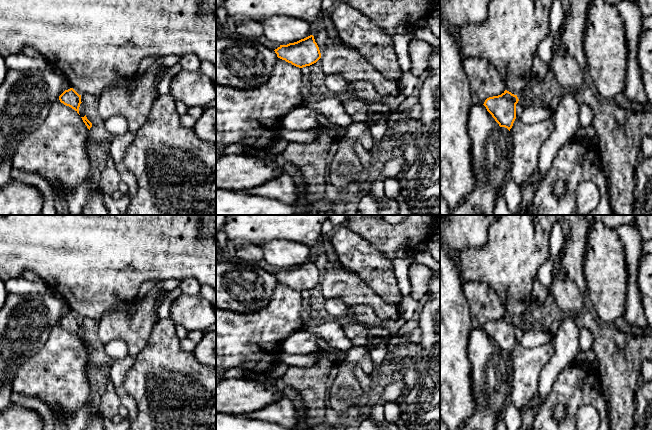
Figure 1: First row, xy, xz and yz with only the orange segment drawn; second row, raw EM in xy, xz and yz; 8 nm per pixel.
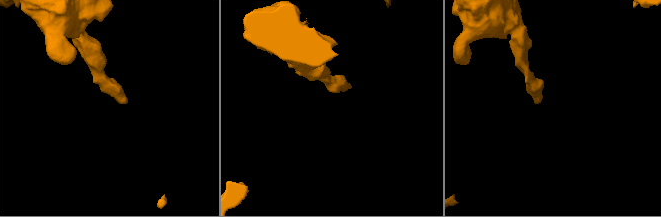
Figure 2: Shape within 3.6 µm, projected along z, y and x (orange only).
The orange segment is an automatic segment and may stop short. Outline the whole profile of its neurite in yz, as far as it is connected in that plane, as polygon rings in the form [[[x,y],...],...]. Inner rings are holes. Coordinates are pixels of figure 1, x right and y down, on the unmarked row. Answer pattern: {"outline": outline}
{"outline": [[[505,314],[501,319],[487,322],[483,329],[500,351],[510,355],[516,343],[518,325],[517,319]]]}

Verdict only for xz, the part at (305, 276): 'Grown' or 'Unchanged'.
Unchanged

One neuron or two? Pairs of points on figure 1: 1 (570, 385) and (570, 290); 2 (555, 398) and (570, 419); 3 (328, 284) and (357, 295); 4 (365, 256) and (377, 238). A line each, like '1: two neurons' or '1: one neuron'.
1: two neurons
2: one neuron
3: one neuron
4: two neurons

